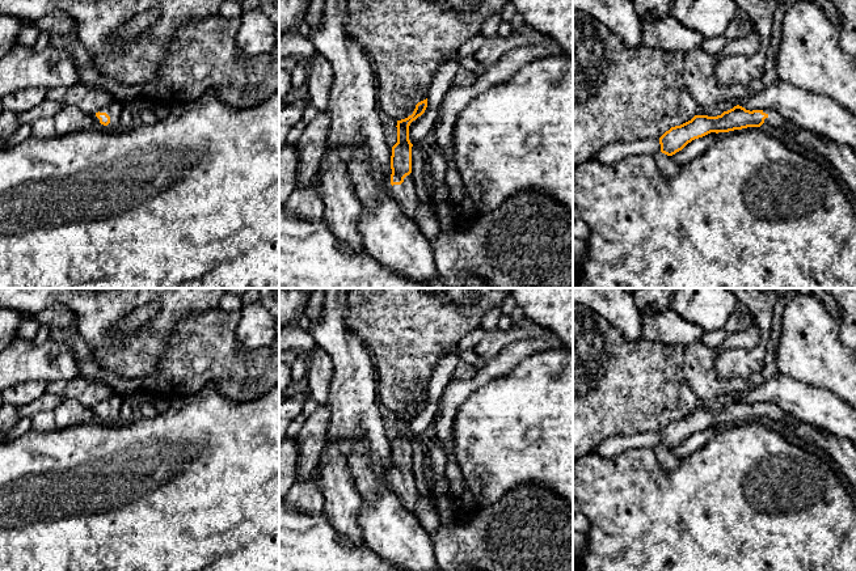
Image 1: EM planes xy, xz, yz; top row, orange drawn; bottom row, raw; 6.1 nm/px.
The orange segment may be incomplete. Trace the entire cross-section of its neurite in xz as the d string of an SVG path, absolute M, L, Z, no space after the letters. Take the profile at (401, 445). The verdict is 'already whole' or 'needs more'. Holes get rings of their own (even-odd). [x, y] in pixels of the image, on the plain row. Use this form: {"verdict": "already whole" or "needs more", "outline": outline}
{"verdict": "needs more", "outline": "M427 392L416 398L412 409L397 414L397 436L392 440L391 449L389 488L401 498L404 506L413 513L419 492L416 487L417 481L412 468L413 437L409 433L409 419L425 406L426 401Z"}

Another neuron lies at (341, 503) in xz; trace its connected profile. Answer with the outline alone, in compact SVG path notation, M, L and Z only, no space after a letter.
M326 437L315 470L319 473L317 479L324 496L322 512L338 533L366 545L358 524L362 499L355 491L346 452Z

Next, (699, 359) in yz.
M700 342L684 347L684 377L699 399L710 399L726 393L742 394L749 386L762 384L779 375L775 356L766 356L763 368L747 380L721 380L714 371L718 351Z

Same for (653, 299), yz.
M637 288L633 297L638 310L653 313L671 309L671 297L678 288Z

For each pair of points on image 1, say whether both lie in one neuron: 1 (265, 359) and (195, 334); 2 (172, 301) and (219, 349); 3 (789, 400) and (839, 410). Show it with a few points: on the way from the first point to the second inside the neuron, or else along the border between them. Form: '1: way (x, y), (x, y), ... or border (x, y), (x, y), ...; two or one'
1: way (248, 359), (220, 359), (213, 351); one
2: border (216, 308), (186, 314), (175, 326), (168, 341); two
3: way (801, 400), (827, 410); one

